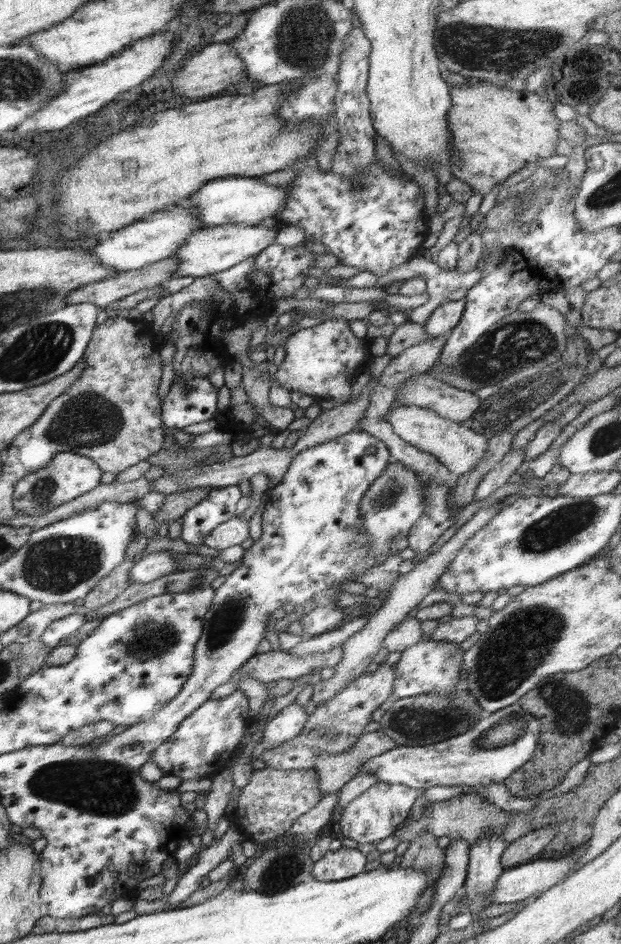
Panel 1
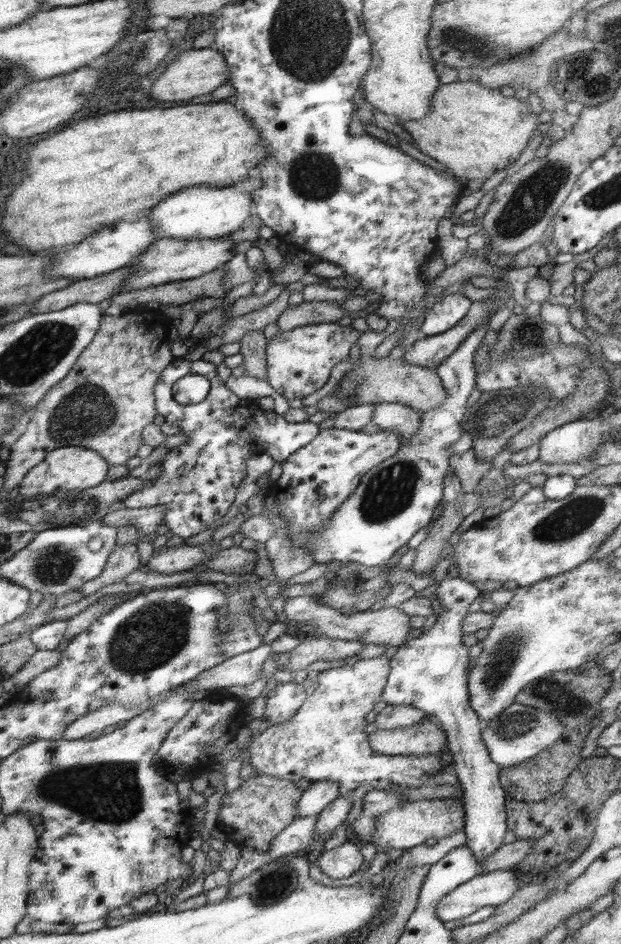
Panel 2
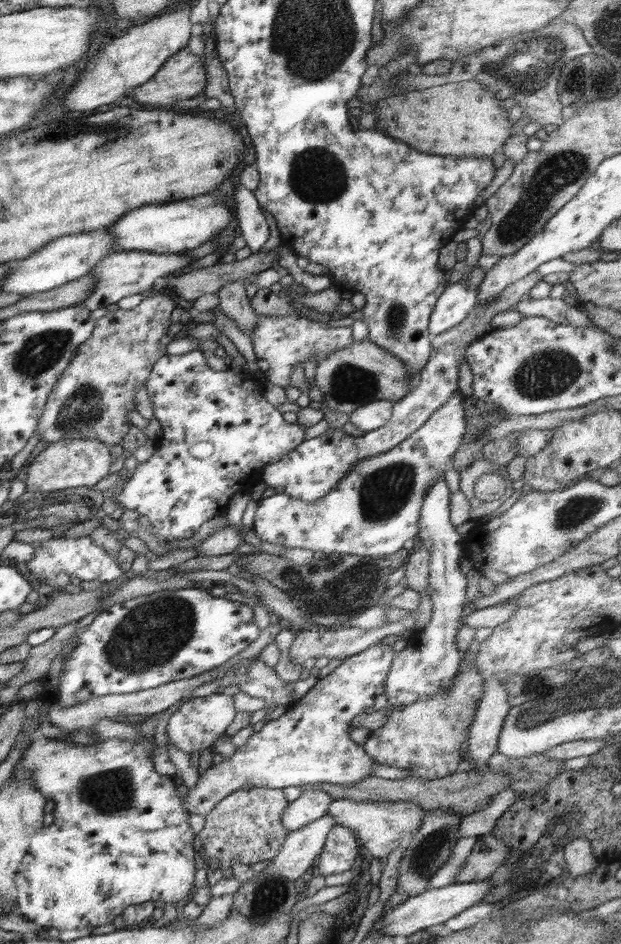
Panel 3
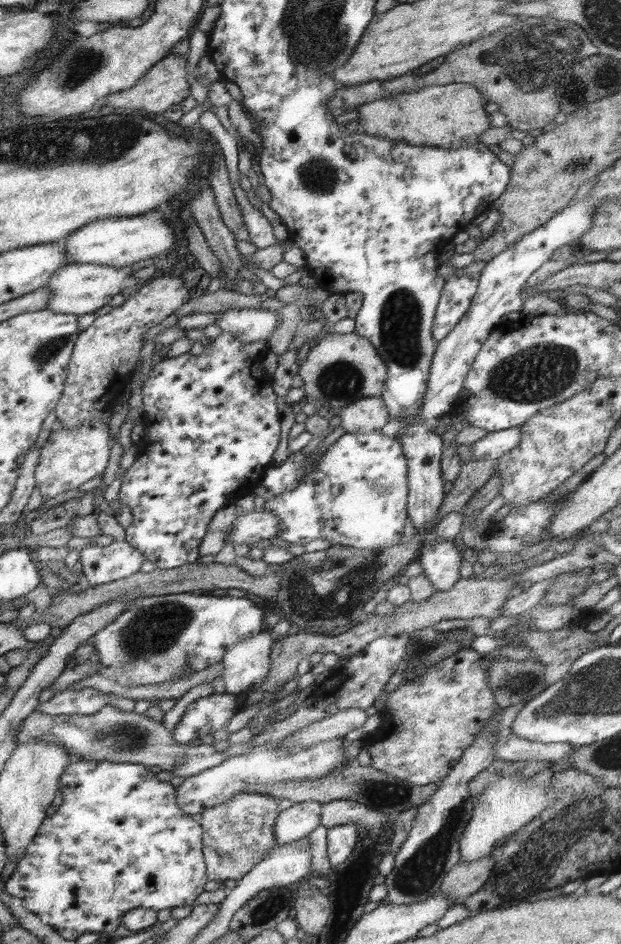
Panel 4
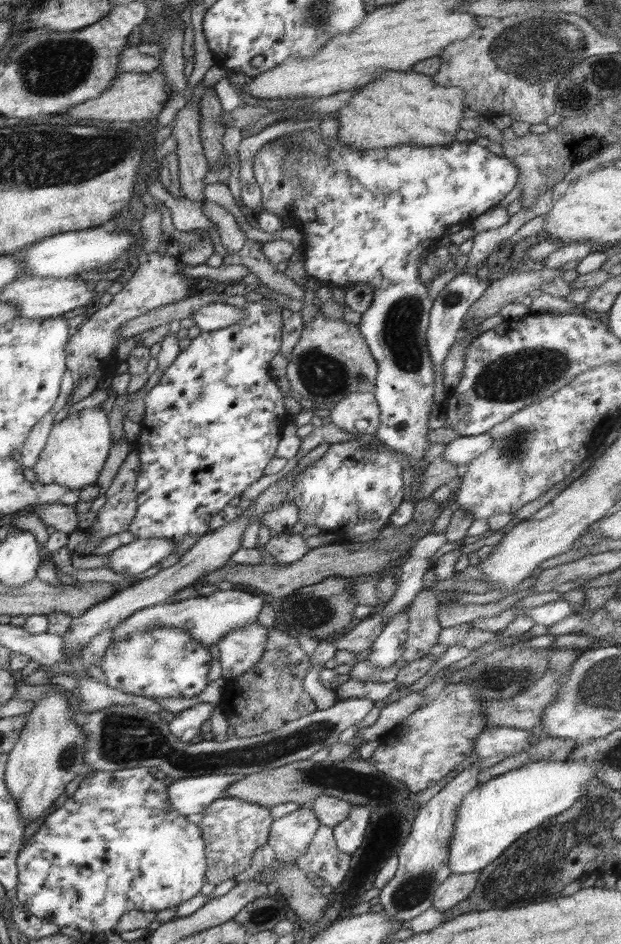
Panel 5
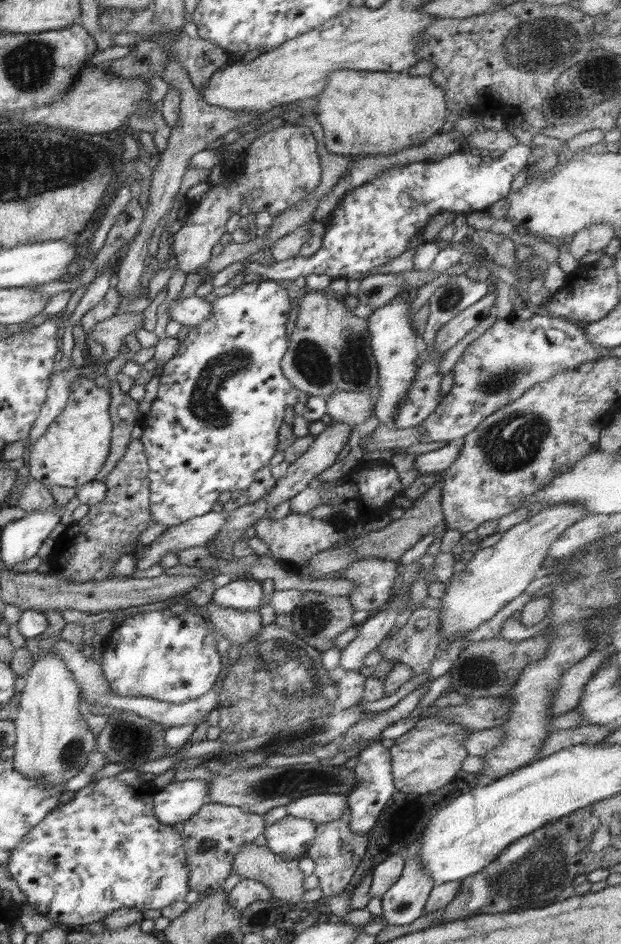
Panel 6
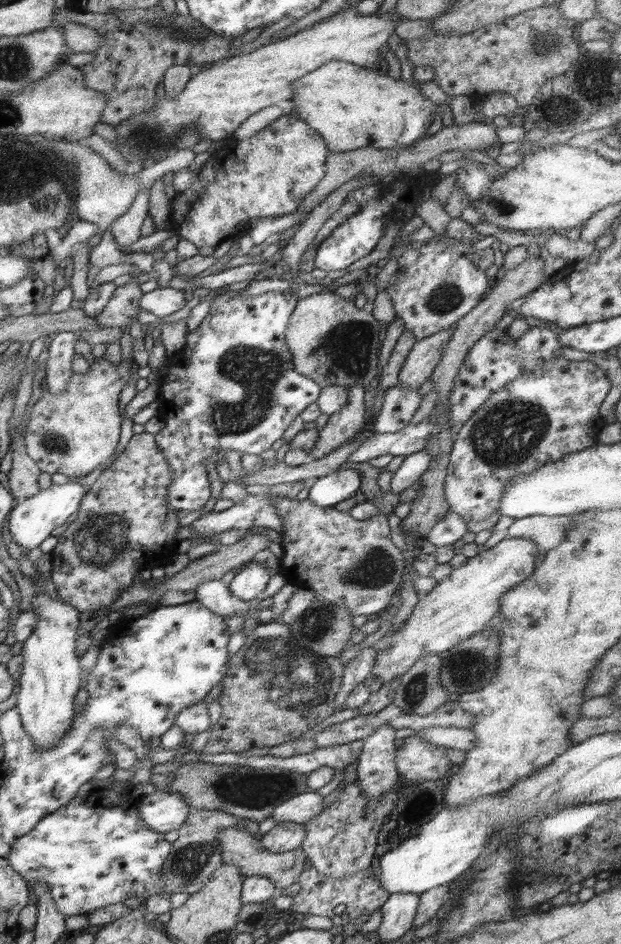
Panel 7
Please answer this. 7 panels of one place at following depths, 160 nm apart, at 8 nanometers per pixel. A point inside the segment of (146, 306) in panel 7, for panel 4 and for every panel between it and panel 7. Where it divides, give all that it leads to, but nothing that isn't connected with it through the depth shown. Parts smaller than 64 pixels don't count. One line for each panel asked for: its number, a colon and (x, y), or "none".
4: (249, 325)
5: (216, 315)
6: (191, 311)

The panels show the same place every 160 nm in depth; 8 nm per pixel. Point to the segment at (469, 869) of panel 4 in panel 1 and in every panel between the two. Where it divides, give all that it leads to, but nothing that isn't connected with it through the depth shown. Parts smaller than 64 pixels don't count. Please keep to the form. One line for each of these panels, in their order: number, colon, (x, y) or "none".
1: (522, 850)
2: (508, 855)
3: (489, 853)

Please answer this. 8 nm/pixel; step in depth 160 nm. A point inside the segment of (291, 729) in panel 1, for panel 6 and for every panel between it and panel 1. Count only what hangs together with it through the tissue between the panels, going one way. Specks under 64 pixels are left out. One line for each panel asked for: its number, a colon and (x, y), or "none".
2: (284, 700)
3: (258, 680)
4: (246, 665)
5: (239, 651)
6: (240, 627)

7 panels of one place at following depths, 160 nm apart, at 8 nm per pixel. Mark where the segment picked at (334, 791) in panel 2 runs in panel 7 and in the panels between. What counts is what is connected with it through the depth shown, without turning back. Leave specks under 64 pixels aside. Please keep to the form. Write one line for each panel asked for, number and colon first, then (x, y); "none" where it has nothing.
3: (313, 803)
4: (297, 822)
5: (289, 836)
6: (290, 836)
7: (286, 836)

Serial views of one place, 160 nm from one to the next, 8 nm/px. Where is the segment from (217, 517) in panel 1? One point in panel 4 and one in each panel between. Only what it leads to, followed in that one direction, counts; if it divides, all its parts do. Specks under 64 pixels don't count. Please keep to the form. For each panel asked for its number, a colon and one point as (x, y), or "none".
2: (198, 480)
3: (219, 431)
4: (213, 427)

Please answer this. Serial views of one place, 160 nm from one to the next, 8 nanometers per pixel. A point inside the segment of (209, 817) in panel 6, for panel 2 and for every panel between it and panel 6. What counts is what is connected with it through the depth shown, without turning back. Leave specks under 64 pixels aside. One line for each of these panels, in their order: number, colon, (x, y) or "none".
2: (254, 814)
3: (246, 827)
4: (239, 833)
5: (233, 829)

